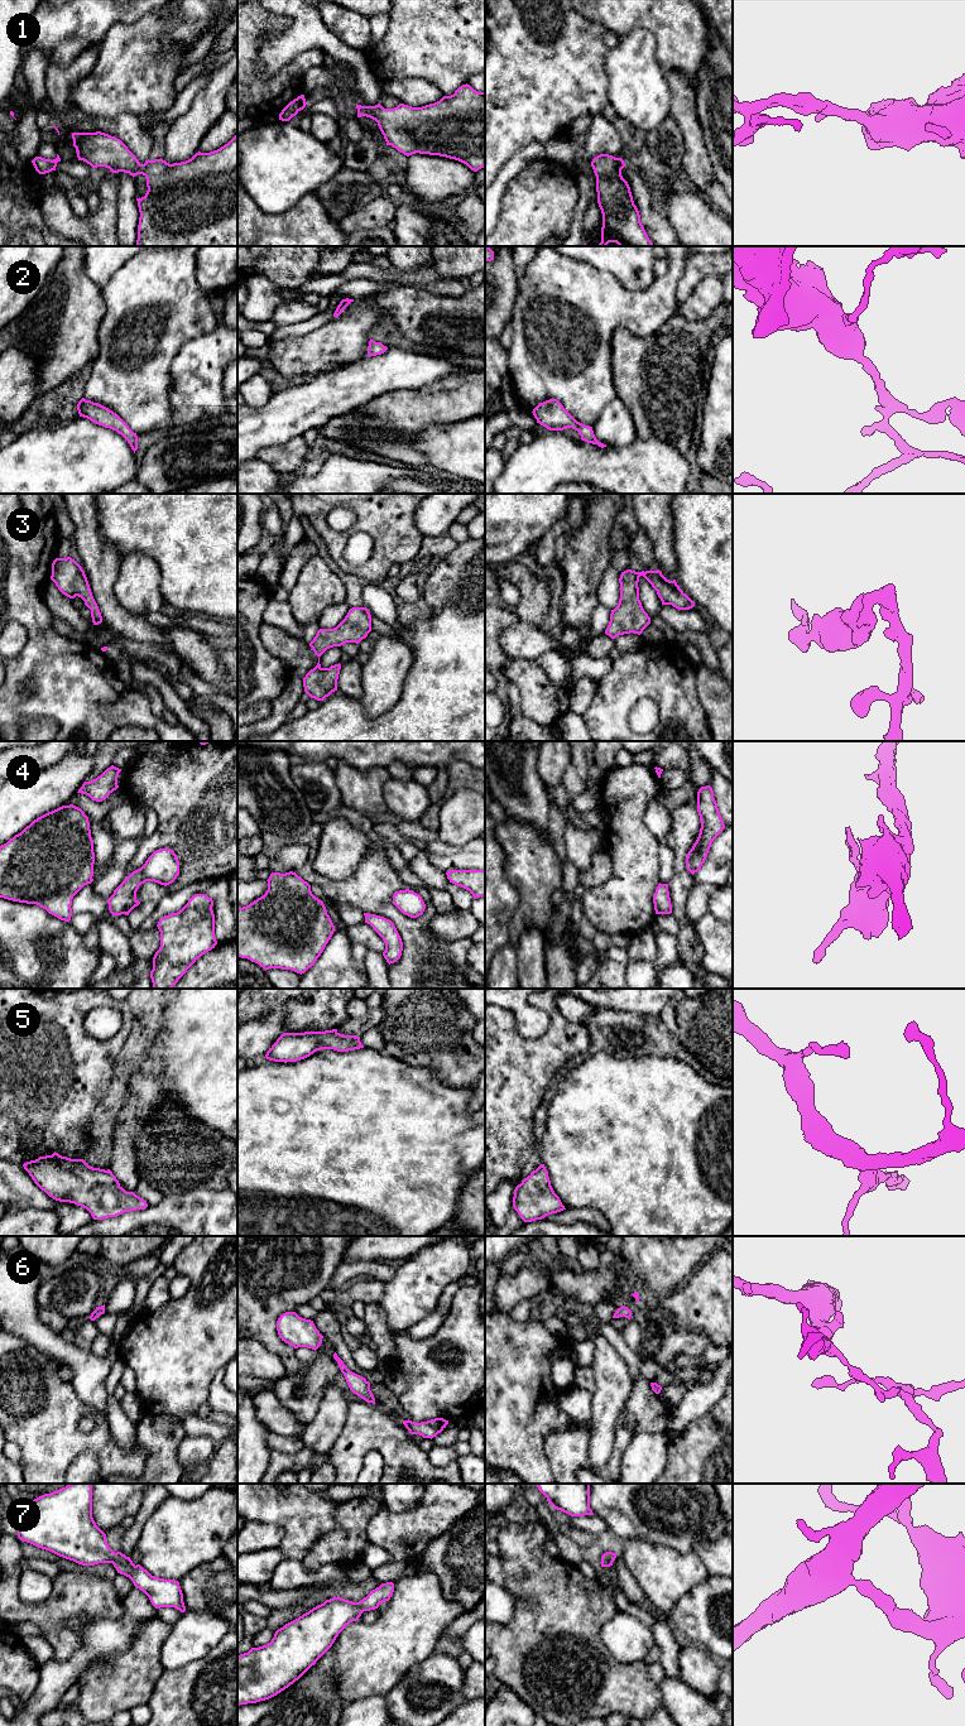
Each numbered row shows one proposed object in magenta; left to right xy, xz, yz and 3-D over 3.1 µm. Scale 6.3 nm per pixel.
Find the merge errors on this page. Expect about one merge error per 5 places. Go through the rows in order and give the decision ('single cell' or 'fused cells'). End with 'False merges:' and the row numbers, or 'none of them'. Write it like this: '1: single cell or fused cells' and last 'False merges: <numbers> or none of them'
1: single cell
2: single cell
3: single cell
4: single cell
5: single cell
6: single cell
7: single cell
False merges: none of them

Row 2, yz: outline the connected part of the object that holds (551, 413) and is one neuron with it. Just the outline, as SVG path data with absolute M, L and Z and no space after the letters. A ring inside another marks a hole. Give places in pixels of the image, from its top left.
M549 399L539 403L532 413L537 419L537 423L549 431L572 428L578 432L582 441L597 444L601 448L606 447L606 444L596 439L592 427L577 422L557 399Z

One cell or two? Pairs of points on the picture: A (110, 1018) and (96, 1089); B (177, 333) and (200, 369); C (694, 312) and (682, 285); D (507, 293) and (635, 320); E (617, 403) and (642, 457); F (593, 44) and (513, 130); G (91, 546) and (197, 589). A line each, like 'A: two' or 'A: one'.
A: two
B: two
C: two
D: two
E: two
F: one
G: two

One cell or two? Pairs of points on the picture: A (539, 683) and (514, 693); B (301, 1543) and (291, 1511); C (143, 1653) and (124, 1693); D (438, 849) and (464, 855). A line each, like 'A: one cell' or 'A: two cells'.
A: two cells
B: one cell
C: one cell
D: one cell

